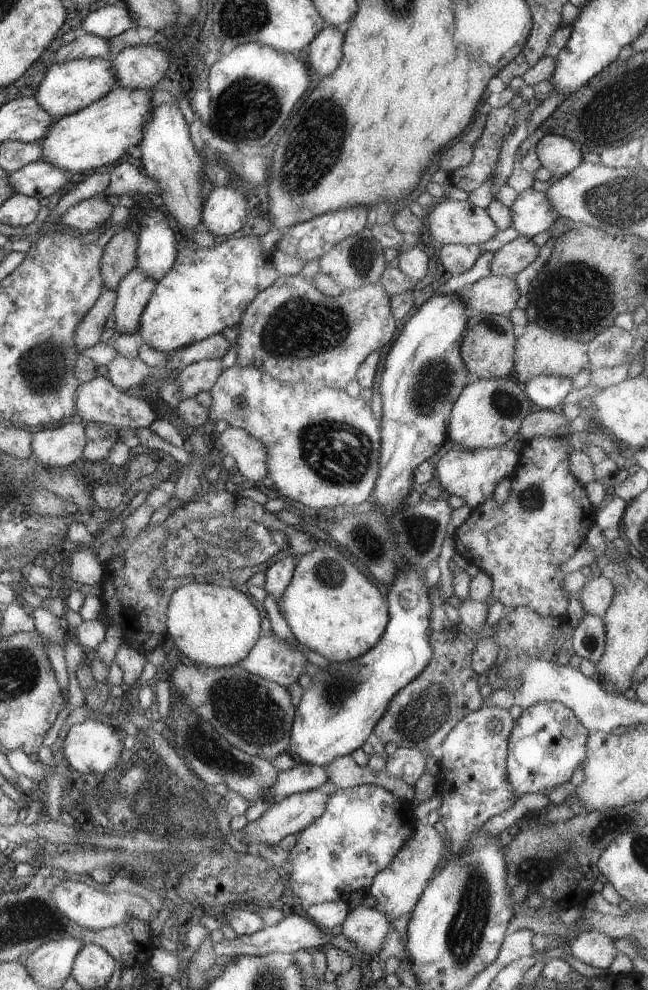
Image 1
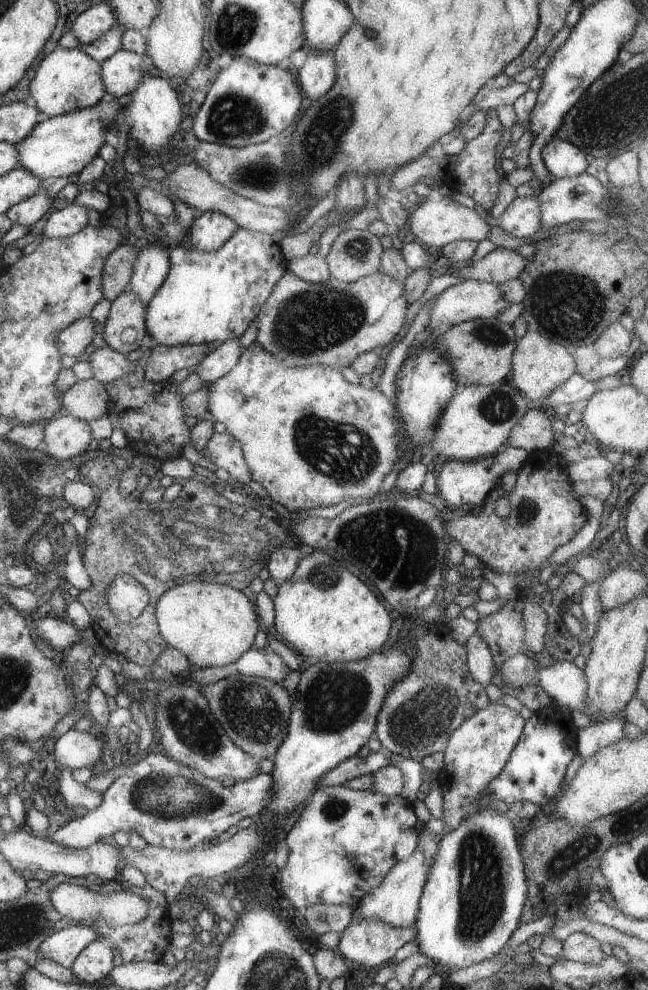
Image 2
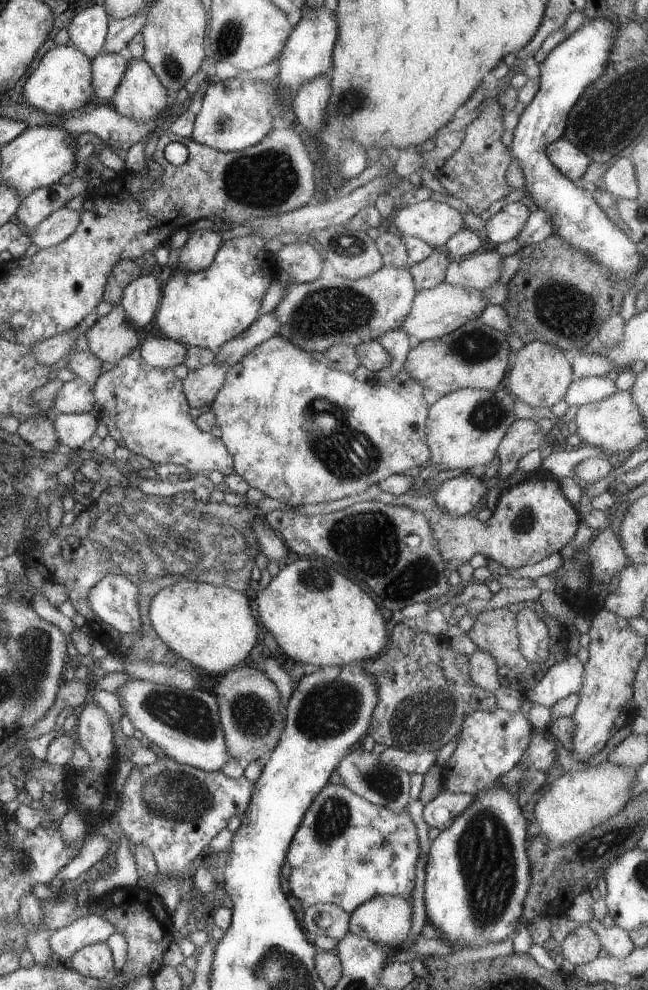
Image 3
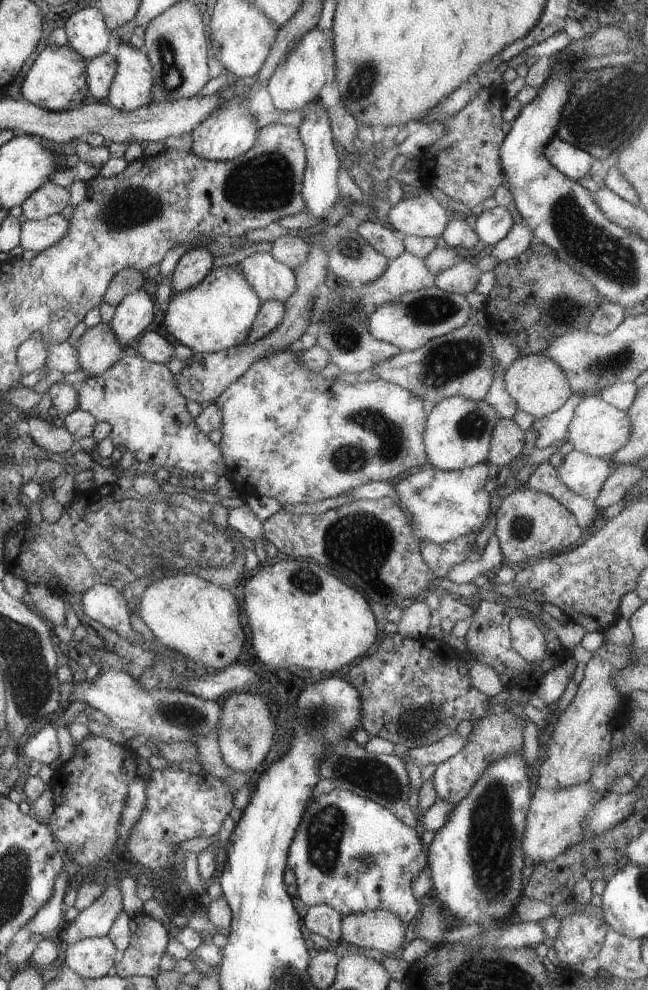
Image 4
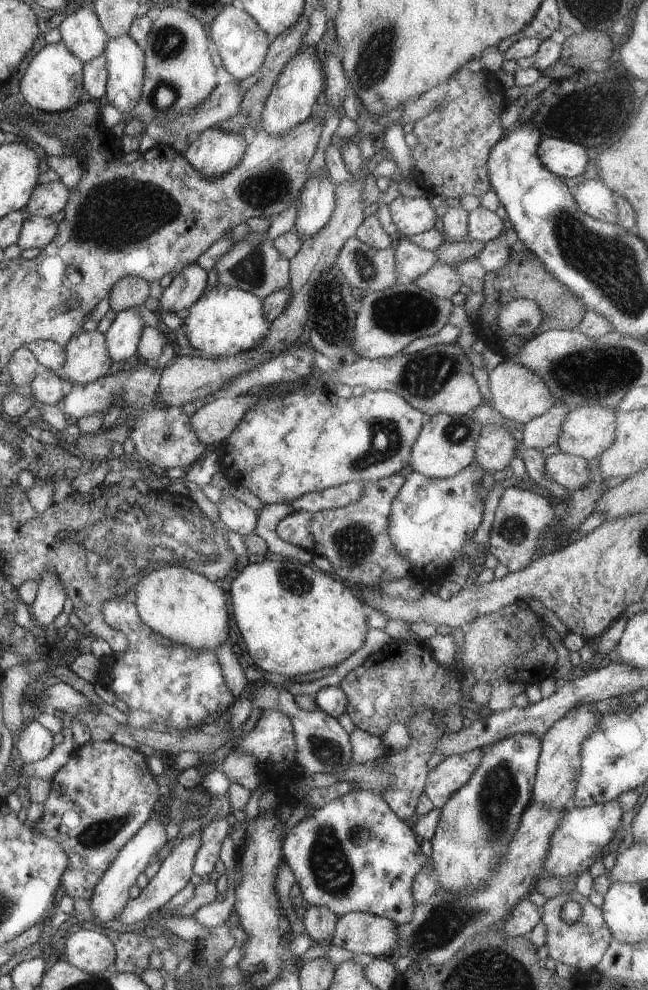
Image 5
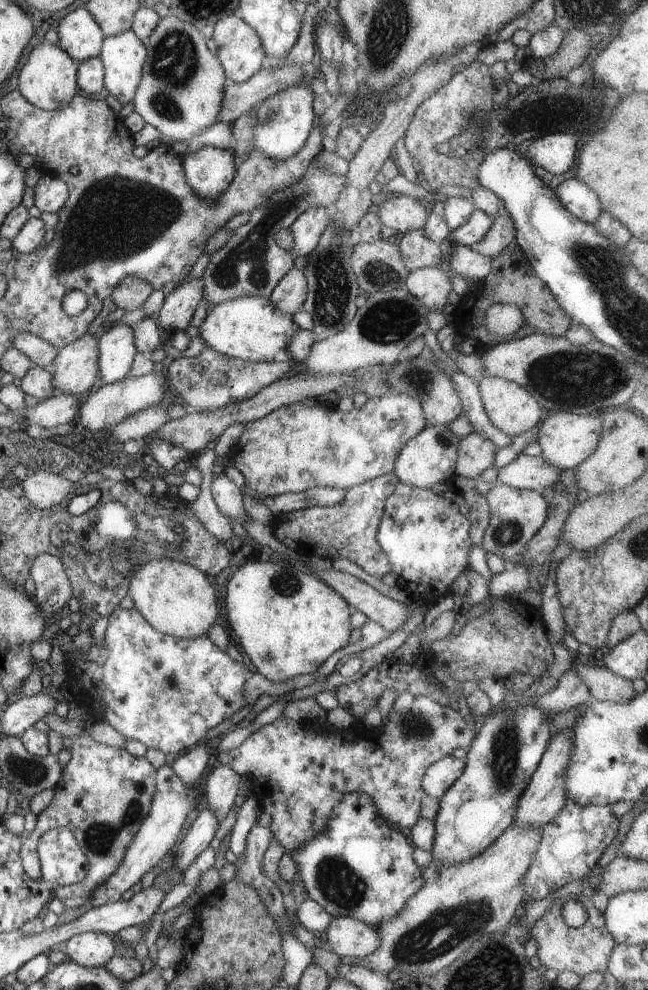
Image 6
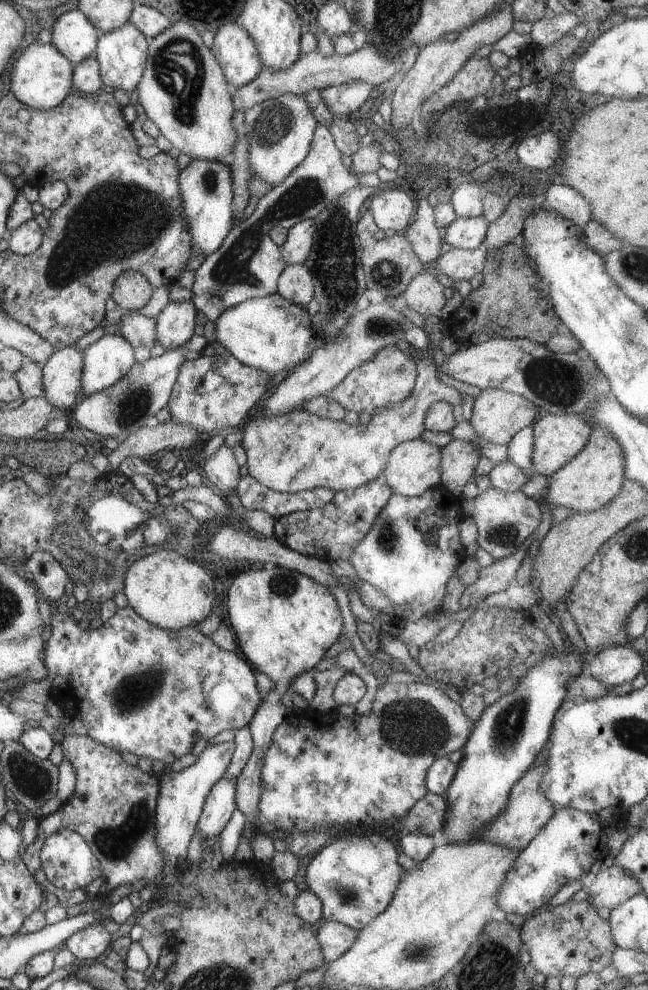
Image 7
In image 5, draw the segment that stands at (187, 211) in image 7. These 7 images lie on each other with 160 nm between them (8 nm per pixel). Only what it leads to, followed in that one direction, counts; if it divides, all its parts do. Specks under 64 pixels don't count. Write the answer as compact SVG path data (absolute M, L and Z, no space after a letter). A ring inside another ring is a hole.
M219 127L203 130L198 139L188 145L184 158L205 177L213 179L230 172L242 160L247 151L247 143L242 133L224 132Z

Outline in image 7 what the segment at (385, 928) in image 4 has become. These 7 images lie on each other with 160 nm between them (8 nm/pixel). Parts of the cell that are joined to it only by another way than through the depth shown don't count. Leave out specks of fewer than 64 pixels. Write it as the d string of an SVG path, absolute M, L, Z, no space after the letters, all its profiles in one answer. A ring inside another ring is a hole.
M326 920L319 924L316 931L326 963L340 958L353 945L358 934L355 928L341 922Z

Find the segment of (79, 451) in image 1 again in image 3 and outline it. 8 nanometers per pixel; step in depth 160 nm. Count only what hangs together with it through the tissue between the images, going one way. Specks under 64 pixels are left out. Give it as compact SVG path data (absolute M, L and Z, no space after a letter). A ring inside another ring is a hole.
M93 411L51 415L60 449L66 451L82 451L83 444L91 440L99 424Z

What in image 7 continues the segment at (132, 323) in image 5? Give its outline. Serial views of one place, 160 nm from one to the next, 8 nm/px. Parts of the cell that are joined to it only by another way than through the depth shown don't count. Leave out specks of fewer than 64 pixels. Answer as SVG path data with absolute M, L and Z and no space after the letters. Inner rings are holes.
M105 334L83 350L82 392L97 393L124 378L136 362L134 347L120 334Z

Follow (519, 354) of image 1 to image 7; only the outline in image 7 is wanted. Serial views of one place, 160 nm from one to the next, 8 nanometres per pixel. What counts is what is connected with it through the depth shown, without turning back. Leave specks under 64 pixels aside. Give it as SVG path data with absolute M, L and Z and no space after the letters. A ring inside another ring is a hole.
M488 387L481 390L473 404L473 417L470 422L481 437L496 444L508 444L517 432L523 428L532 427L538 418L537 406L525 396L505 391L501 388Z

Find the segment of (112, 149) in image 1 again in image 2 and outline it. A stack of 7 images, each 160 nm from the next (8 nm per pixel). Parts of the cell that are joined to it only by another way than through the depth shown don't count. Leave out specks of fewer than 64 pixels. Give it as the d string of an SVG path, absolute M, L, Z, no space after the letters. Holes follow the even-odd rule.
M102 100L96 106L50 117L36 124L28 136L16 144L18 168L28 170L45 183L80 173L92 163L104 146L106 131L114 130L114 118L121 111L118 108L120 104L116 100Z

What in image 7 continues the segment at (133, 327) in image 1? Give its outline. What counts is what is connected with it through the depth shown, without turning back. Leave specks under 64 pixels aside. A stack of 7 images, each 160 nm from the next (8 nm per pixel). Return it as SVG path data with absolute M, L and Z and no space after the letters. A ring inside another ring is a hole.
M75 345L54 351L43 365L45 397L59 409L70 411L84 398L81 388L83 351Z

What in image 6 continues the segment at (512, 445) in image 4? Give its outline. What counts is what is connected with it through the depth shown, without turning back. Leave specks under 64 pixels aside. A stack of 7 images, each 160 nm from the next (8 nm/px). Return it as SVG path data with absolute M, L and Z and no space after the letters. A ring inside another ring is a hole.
M473 431L460 441L455 475L480 476L484 470L495 466L497 452L494 442Z

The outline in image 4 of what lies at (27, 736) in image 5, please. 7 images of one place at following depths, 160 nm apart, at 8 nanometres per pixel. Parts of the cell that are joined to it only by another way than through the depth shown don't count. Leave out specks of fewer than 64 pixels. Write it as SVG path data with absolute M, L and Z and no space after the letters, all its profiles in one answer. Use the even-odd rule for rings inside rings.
M55 725L44 726L42 730L34 734L30 740L24 740L24 757L27 760L36 760L40 764L51 765L58 760L60 748L58 746L57 727Z

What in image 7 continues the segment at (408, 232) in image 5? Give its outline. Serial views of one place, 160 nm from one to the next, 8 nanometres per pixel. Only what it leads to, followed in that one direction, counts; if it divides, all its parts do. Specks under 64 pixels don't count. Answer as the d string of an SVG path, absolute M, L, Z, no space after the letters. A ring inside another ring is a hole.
M391 188L372 197L365 207L372 213L377 227L387 234L402 234L413 221L416 203L400 189Z

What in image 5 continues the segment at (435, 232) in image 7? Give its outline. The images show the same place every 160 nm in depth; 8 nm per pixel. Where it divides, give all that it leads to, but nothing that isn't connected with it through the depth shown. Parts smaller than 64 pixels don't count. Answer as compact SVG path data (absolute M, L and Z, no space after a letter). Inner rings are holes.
M397 237L394 251L398 282L414 282L420 275L426 274L426 271L437 262L434 251L424 250L410 241L410 238Z

